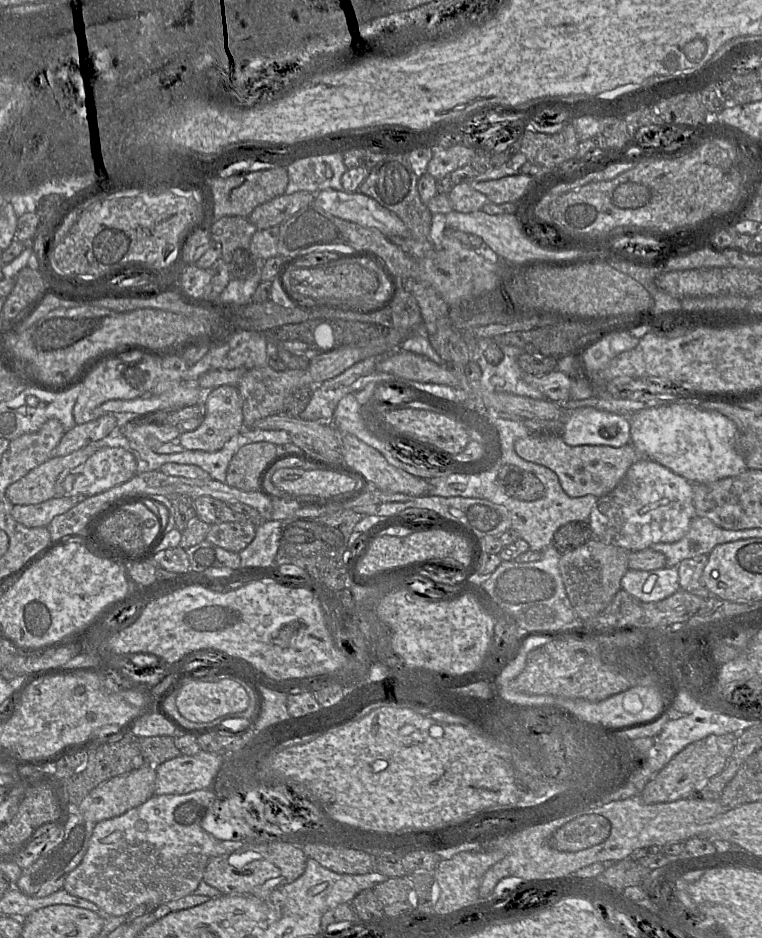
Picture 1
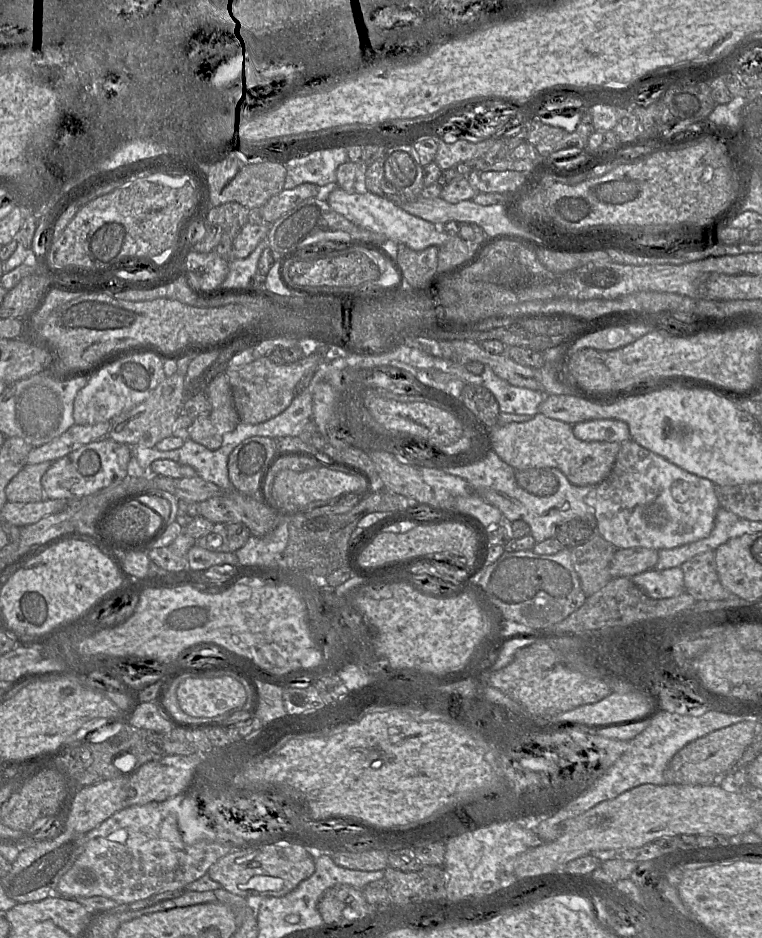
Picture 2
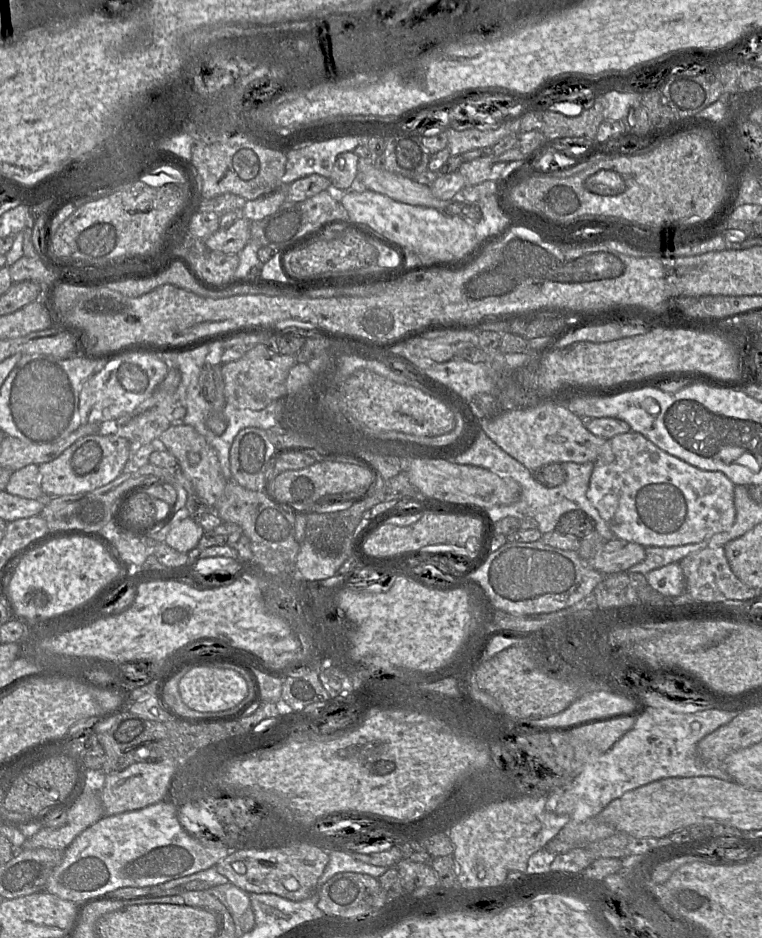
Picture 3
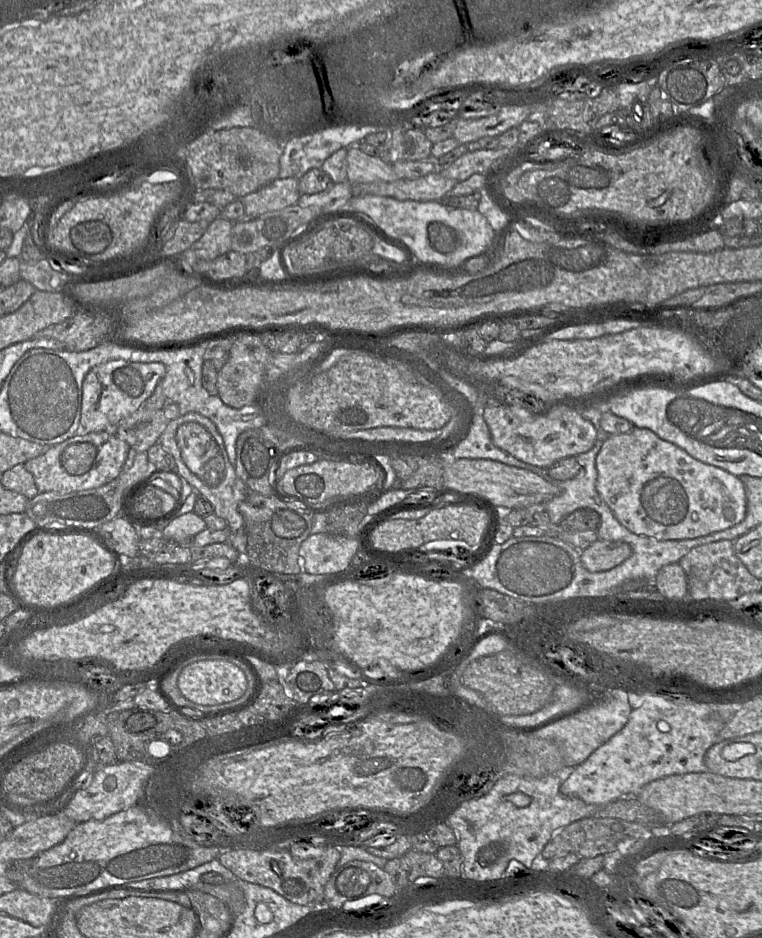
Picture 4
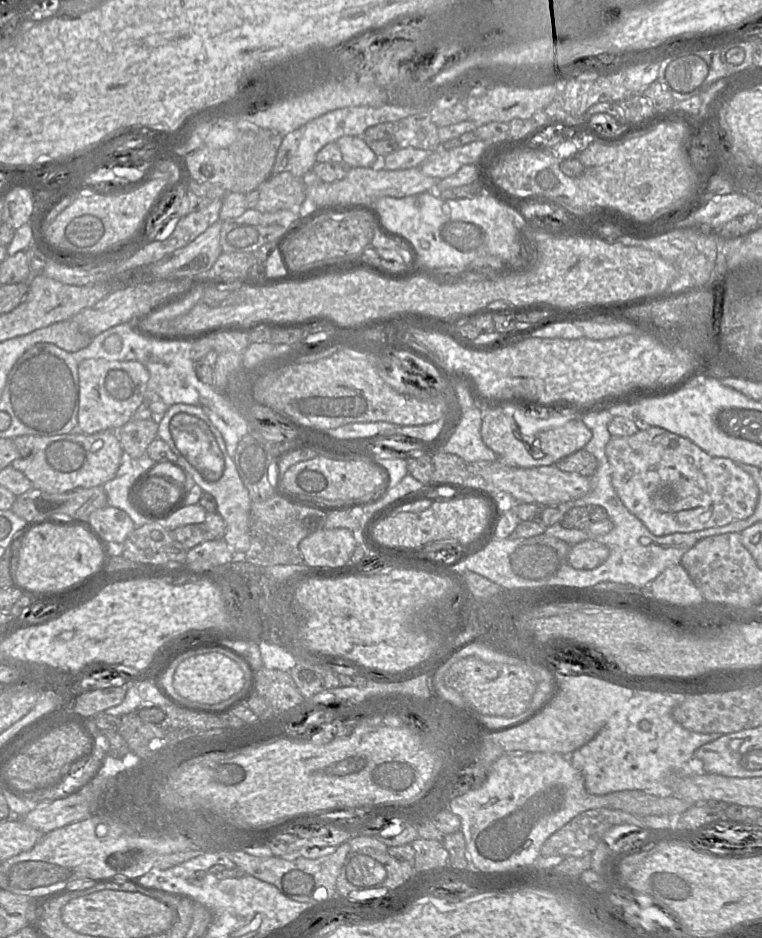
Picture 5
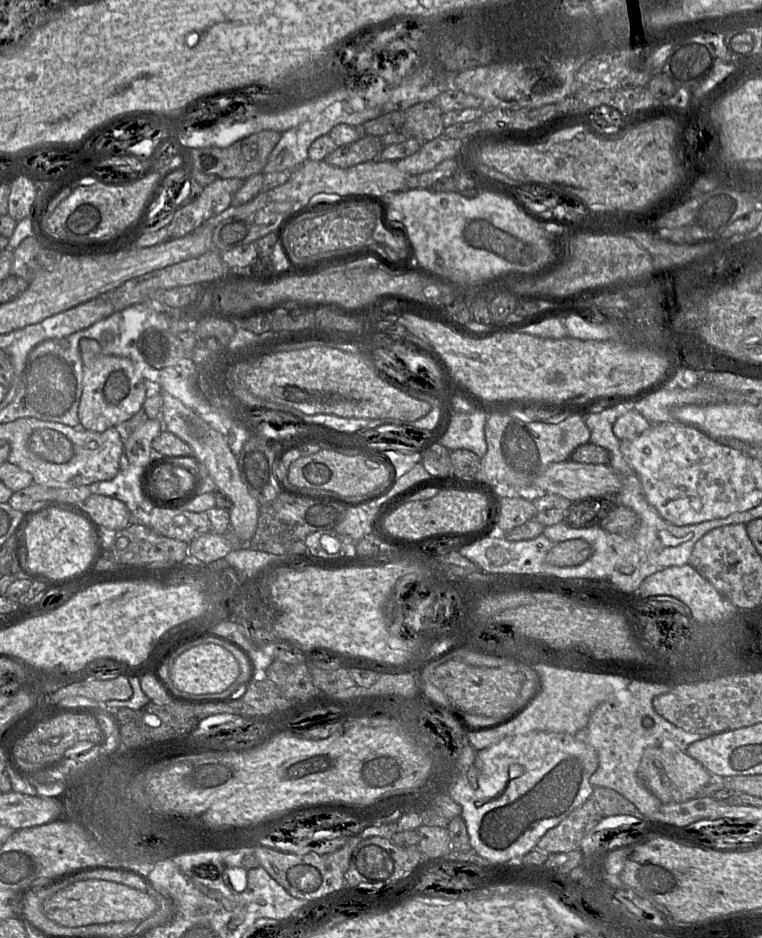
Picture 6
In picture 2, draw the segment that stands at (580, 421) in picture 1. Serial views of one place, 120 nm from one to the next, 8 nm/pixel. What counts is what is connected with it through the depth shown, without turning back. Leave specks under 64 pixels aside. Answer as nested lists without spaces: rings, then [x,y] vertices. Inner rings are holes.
[[[588,420],[573,425],[574,435],[582,441],[623,443],[631,439],[628,425],[620,420]]]

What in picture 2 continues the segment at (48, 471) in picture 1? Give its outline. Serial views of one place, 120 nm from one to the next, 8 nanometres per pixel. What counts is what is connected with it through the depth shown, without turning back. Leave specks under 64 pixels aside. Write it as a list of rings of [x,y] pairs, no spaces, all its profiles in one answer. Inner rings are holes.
[[[52,462],[26,464],[8,483],[5,491],[7,500],[30,503],[46,499],[41,479],[51,464]]]

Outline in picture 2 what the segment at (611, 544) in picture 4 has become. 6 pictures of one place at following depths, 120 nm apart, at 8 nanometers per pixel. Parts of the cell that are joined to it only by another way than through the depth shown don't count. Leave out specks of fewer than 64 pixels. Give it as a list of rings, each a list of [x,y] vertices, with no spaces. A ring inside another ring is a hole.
[[[636,547],[617,549],[610,564],[610,574],[615,577],[632,577],[641,572],[654,569],[658,560],[655,549]]]

